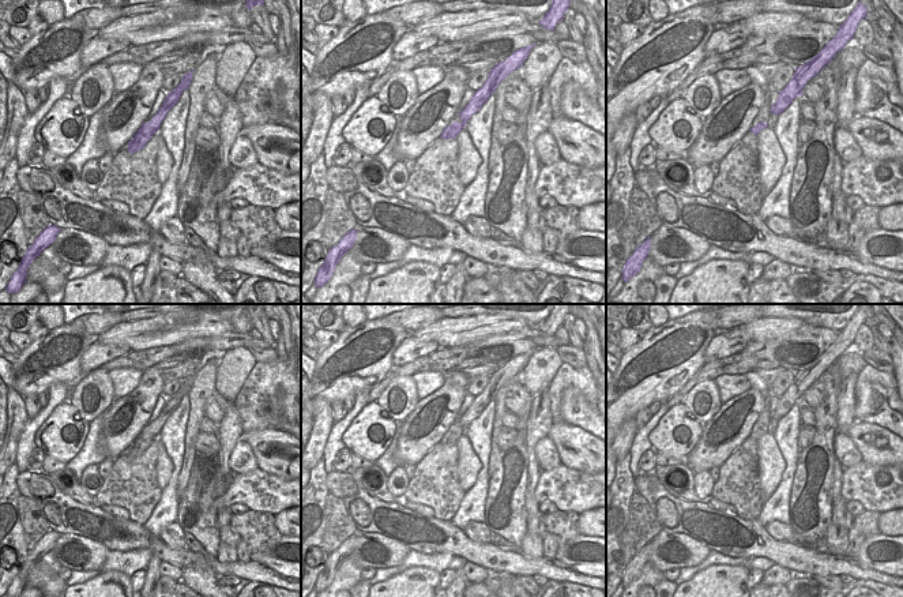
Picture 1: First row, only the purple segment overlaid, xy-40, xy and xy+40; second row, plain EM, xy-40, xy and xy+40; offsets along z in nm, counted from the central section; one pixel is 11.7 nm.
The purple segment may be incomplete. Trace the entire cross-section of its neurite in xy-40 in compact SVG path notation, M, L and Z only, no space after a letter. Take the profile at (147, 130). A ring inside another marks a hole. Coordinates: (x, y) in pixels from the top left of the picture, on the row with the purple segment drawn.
M193 70L184 74L181 78L180 85L168 93L162 106L158 112L151 117L148 123L143 123L133 138L128 142L128 151L131 154L138 153L142 150L146 143L155 135L159 129L161 123L165 120L168 112L177 104L184 90L187 90L192 82Z

